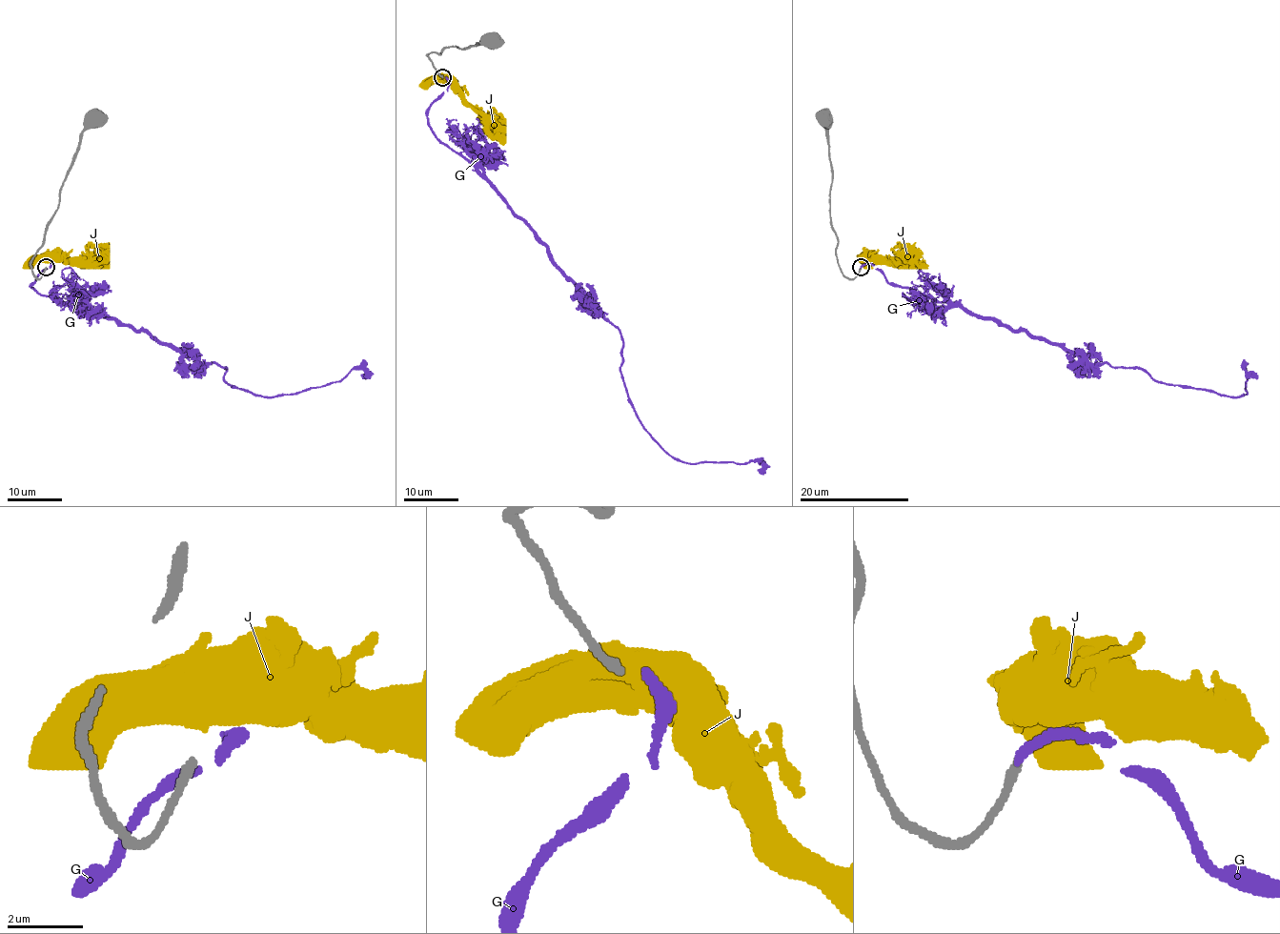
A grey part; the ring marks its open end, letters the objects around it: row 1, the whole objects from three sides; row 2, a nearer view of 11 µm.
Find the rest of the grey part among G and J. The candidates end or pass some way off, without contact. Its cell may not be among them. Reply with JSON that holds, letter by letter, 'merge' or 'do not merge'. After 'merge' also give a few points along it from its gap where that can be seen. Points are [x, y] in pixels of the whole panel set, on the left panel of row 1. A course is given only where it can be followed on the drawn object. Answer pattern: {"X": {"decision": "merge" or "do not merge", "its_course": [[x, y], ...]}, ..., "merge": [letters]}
{"G": {"decision": "do not merge"}, "J": {"decision": "do not merge"}, "merge": []}

